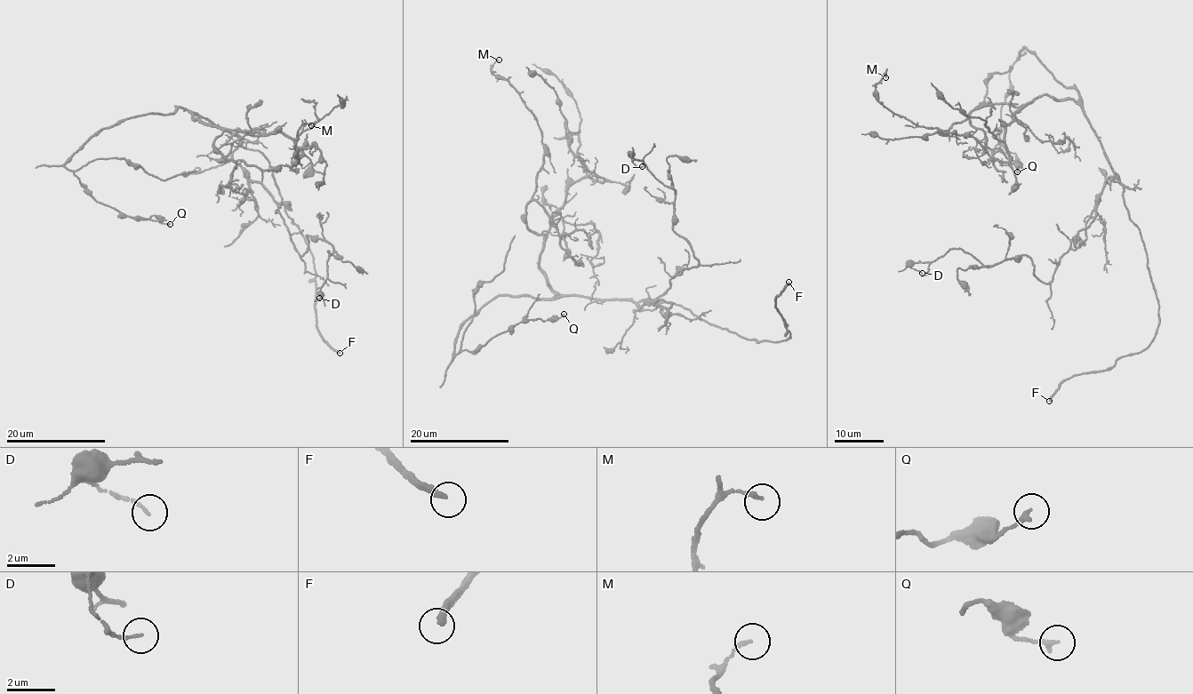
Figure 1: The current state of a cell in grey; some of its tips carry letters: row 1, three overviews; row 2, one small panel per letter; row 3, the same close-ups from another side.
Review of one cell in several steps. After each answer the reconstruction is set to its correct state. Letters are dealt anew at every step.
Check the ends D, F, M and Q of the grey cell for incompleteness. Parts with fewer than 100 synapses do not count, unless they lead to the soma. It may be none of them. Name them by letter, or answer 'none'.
F

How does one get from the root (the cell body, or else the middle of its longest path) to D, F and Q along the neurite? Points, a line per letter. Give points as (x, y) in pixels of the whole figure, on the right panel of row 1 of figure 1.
D: (1100, 143), (1116, 177), (1052, 281), (1024, 255), (988, 267), (958, 248), (908, 267), (922, 273)
F: (1100, 143), (1143, 242), (1158, 327), (1146, 347), (1100, 371), (1064, 379), (1049, 401)
Q: (1100, 143), (1076, 90), (1054, 78), (1024, 46), (1013, 62), (999, 134), (1004, 148), (1015, 154), (1017, 171)

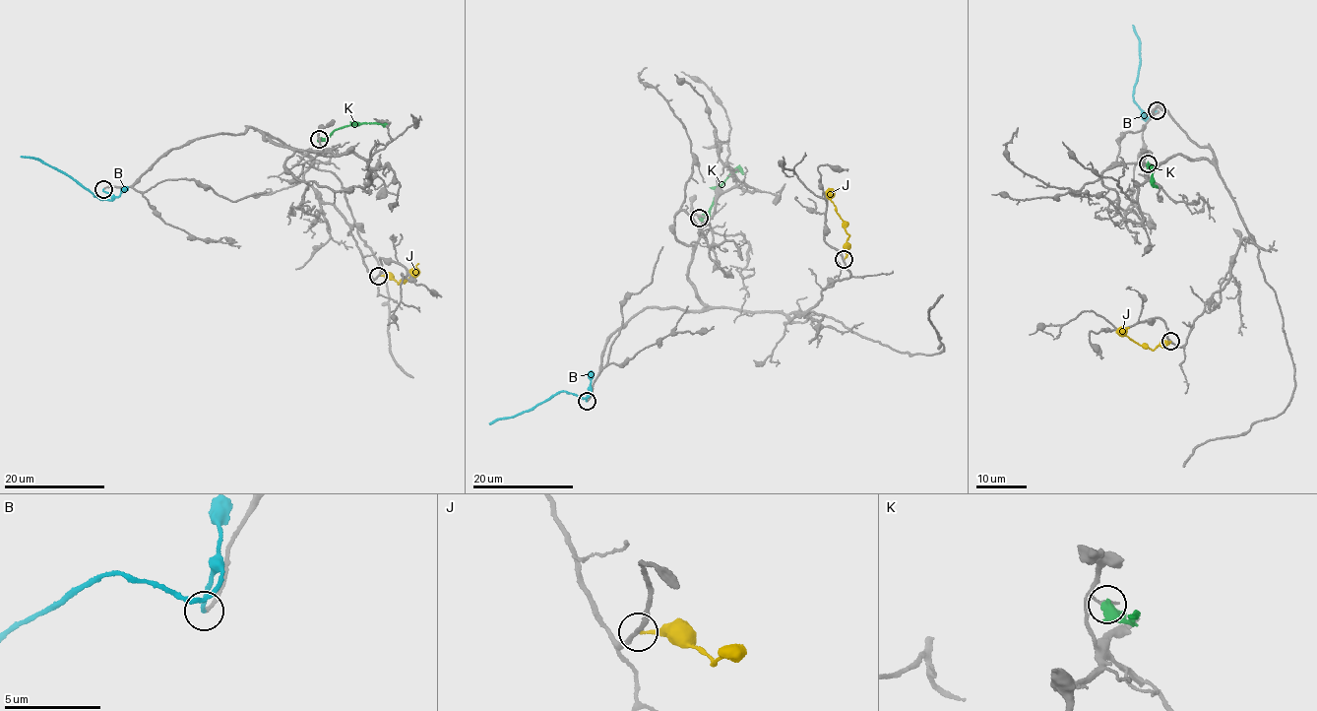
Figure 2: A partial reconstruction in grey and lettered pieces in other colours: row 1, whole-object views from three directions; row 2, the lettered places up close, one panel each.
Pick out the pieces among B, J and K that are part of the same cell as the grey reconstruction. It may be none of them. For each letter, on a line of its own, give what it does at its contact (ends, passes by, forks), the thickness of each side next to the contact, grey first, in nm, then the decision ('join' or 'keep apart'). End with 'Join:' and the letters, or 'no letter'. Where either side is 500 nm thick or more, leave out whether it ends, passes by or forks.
B: it ends; calibres 160 and 170 nm; join
J: it ends; calibres 190 and 150 nm; keep apart
K: it passes by; calibres 170 and 420 nm; keep apart
Join: B

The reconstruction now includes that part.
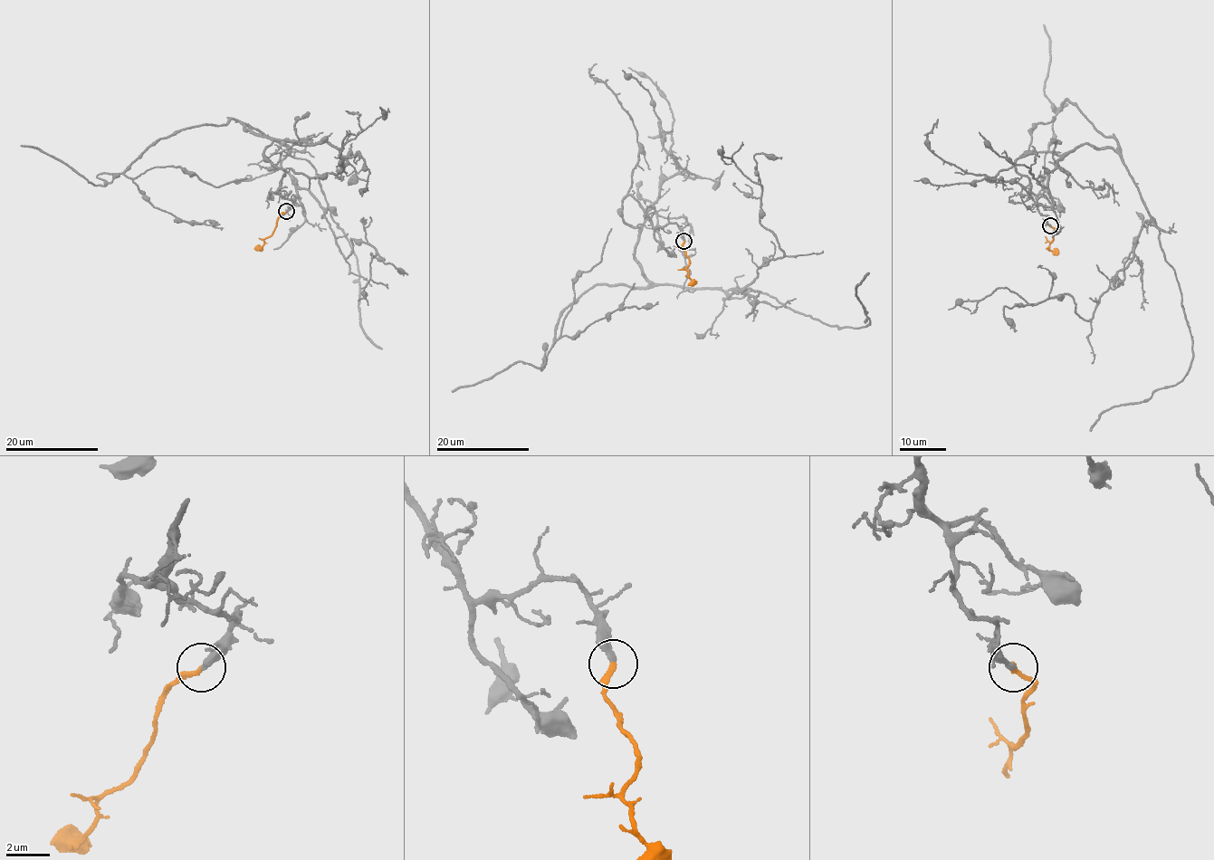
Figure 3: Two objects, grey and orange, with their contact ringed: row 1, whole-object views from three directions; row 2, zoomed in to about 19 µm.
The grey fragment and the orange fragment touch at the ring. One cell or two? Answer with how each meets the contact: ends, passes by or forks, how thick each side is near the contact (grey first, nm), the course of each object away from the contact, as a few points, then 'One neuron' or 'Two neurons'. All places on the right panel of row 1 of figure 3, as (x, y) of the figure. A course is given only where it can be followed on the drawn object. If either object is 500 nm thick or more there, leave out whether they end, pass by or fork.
At the ring grey ends. At the ring orange ends. Thickness 320 nm (grey) against 240 nm. Course of grey: (1049, 225), (1018, 158), (1089, 143), (1119, 154), (1153, 220), (1089, 319), (1066, 293), (1005, 287), (970, 310). Course of orange: (1050, 225), (1054, 228), (1049, 249), (1059, 252). One neuron

